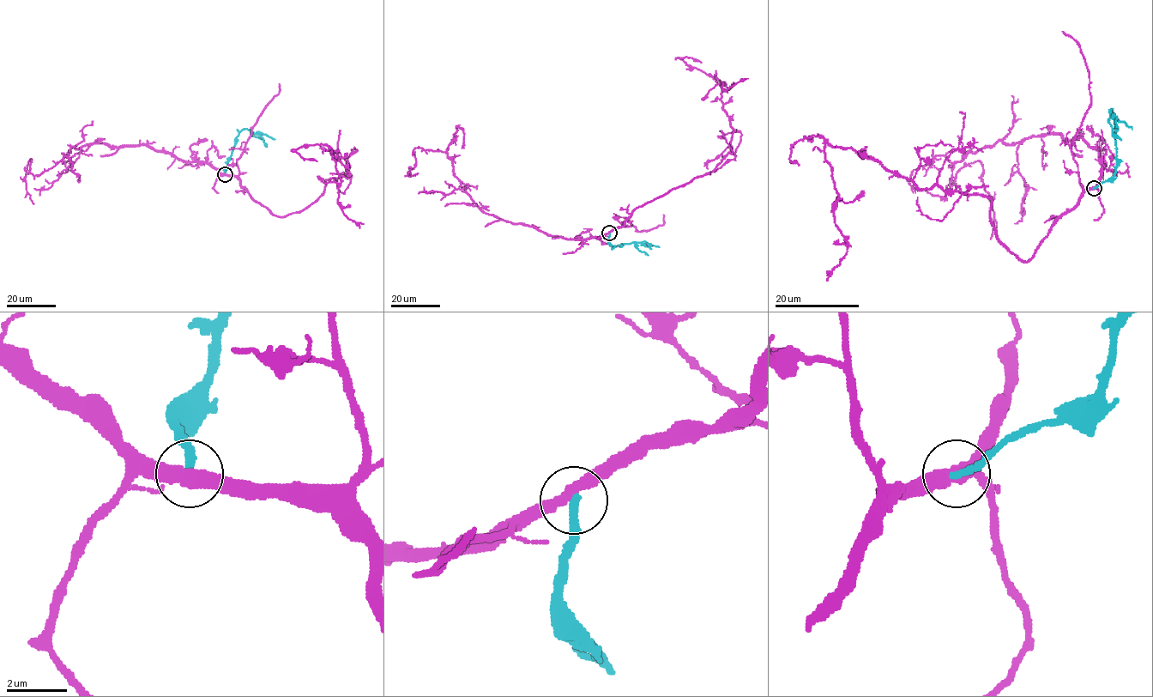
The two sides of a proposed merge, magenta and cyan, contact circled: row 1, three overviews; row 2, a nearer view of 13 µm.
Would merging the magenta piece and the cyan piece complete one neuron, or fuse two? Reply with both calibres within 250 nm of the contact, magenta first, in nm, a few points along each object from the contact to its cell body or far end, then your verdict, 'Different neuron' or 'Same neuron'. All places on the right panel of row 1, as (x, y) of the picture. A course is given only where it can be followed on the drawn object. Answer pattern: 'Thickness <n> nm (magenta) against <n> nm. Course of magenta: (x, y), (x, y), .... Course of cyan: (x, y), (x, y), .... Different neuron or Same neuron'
Thickness 400 nm (magenta) against 240 nm. Course of magenta: (1094, 187), (1022, 262), (998, 239), (989, 198), (920, 190), (827, 143), (847, 245), (827, 273). Course of cyan: (1094, 187), (1111, 178), (1117, 164), (1115, 124), (1111, 111), (1109, 115), (1116, 118), (1118, 127). Different neuron

